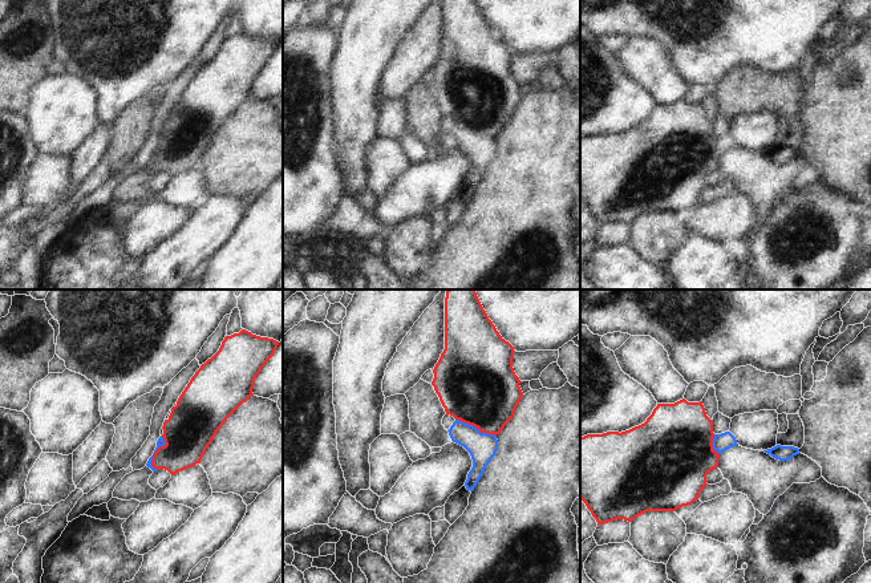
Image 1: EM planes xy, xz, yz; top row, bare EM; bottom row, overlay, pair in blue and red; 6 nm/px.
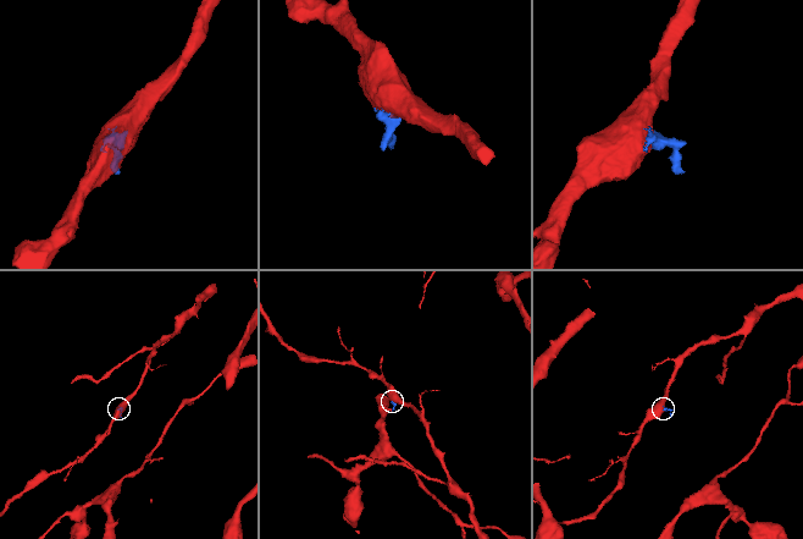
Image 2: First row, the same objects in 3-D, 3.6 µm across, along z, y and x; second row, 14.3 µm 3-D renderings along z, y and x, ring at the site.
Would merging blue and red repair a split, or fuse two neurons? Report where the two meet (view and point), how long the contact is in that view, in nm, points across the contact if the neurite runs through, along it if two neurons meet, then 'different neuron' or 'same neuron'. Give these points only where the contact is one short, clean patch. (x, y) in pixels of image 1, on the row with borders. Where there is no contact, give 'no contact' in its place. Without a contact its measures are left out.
contact xz (474, 426); length 260 nm; way xz (482, 446), (474, 426), (477, 385); same neuron

